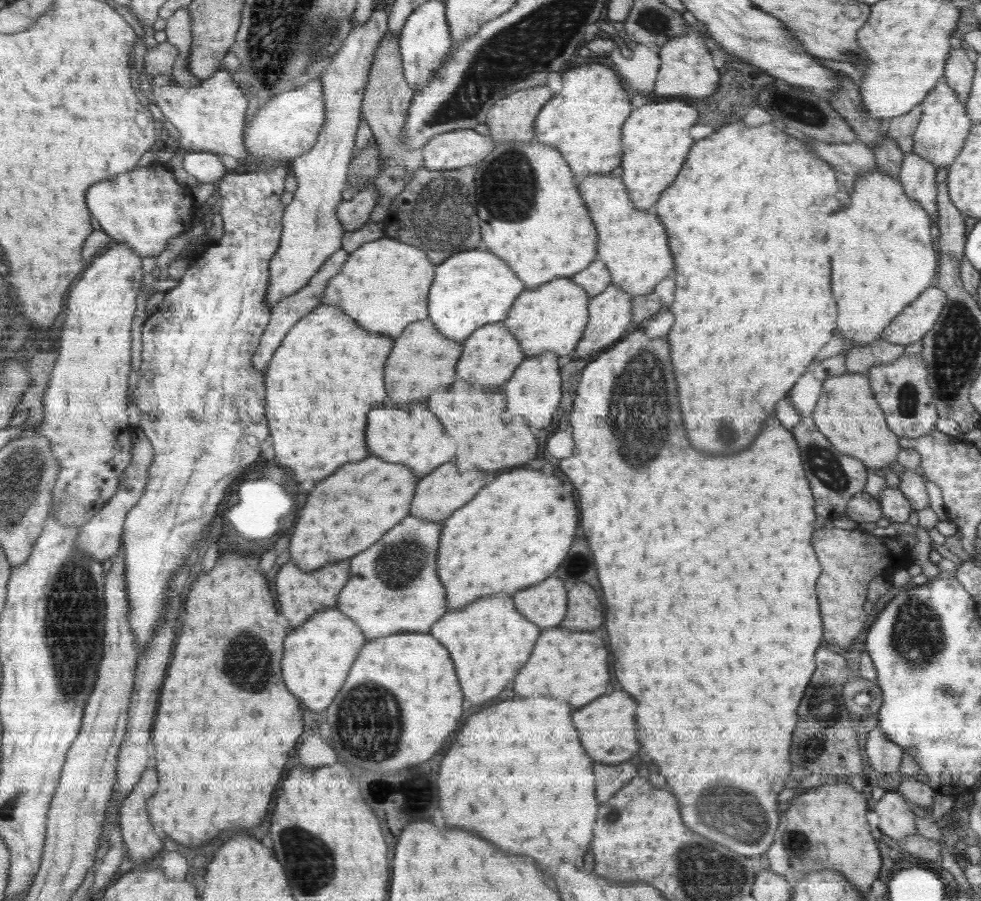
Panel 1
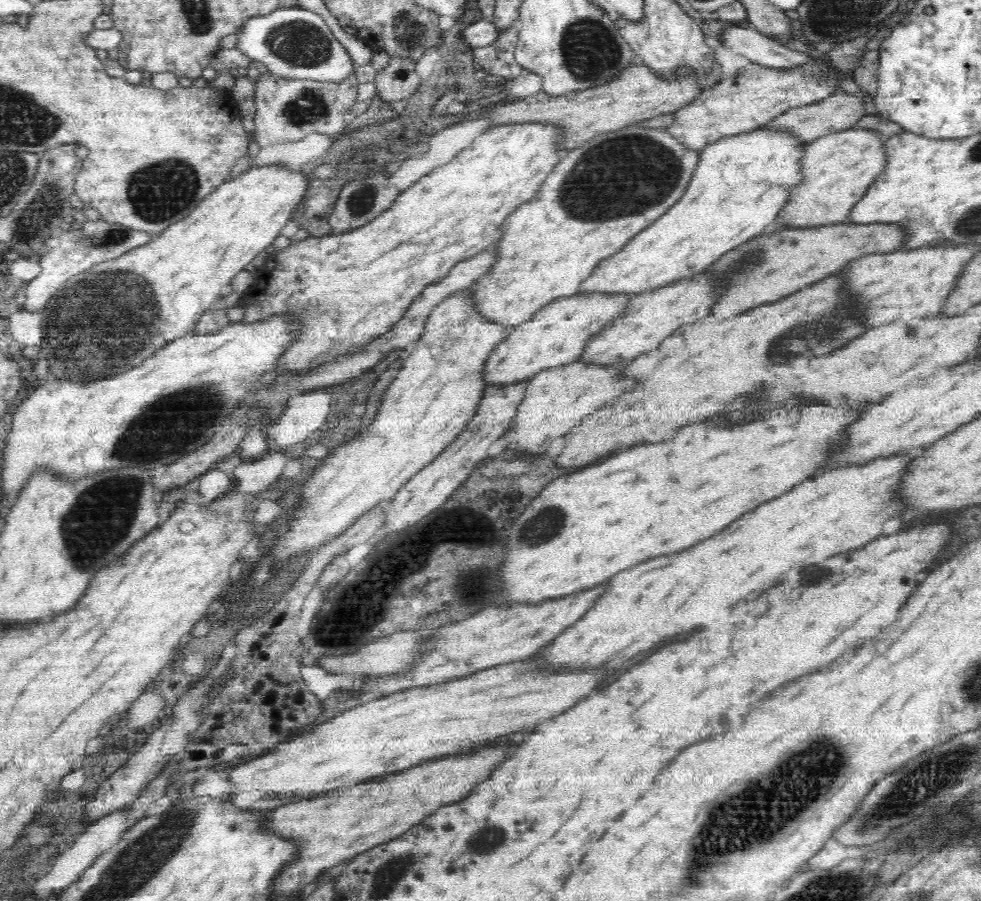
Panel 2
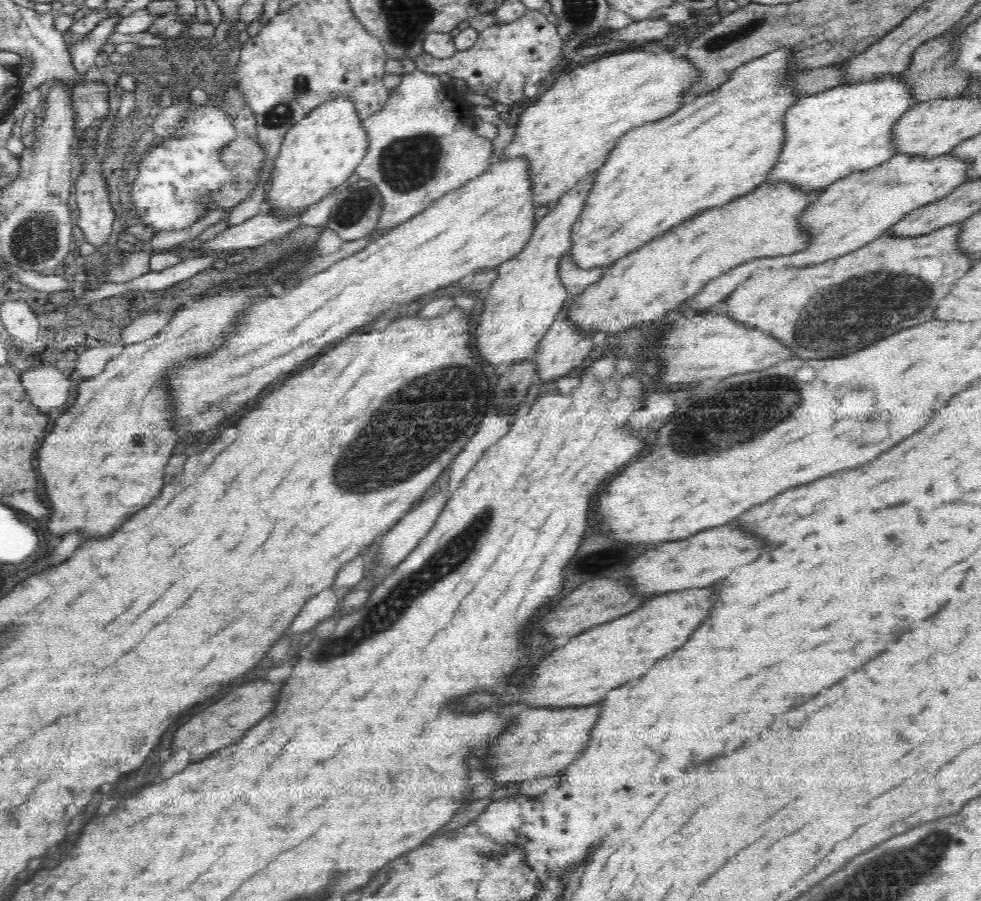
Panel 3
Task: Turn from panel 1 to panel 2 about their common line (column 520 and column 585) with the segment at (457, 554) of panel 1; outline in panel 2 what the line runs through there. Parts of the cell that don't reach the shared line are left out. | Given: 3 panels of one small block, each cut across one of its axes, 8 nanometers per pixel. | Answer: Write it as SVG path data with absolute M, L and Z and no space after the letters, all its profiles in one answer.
M812 406L812 410L804 410L804 414L800 414L800 410L792 410L792 414L768 414L768 418L760 418L760 422L752 422L752 426L740 426L740 430L716 430L710 418L708 422L700 422L700 426L680 430L672 442L632 446L632 450L606 458L600 464L556 478L538 494L510 530L506 542L508 554L502 568L502 604L535 603L582 593L646 558L679 553L710 538L758 504L778 498L813 477L830 452L824 452L828 438L836 438L840 426L854 422L858 416L860 414L840 414L840 410Z

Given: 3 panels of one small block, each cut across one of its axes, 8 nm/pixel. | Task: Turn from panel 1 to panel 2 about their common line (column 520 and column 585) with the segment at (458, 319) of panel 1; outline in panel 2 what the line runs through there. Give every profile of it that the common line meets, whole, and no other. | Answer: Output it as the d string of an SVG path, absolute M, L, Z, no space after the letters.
M758 128L756 131L724 137L705 146L700 151L700 162L697 162L696 170L678 202L670 206L656 222L633 235L622 250L601 259L593 268L592 274L584 282L580 282L577 294L630 296L672 286L680 280L704 272L720 256L735 250L736 246L748 242L762 231L771 229L775 226L777 212L788 200L790 187L801 179L797 162L804 151L804 145L806 144L797 142L789 134L767 132Z

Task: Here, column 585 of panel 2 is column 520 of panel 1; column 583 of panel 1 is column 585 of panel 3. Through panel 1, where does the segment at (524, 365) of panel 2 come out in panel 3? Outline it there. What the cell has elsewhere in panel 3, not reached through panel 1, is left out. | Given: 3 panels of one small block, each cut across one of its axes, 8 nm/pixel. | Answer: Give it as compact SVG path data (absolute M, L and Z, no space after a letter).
M758 185L744 198L732 200L728 202L728 206L704 210L692 220L684 221L678 228L670 229L662 237L655 238L654 241L640 246L639 250L603 268L602 278L589 284L582 293L569 296L560 313L572 326L574 332L580 332L582 336L593 336L598 332L618 334L628 328L640 326L644 322L662 319L668 310L674 310L680 303L695 297L712 278L722 276L734 266L740 266L754 258L795 254L804 250L809 236L799 228L797 219L802 216L801 212L816 200L816 197L817 194L801 193L792 185Z

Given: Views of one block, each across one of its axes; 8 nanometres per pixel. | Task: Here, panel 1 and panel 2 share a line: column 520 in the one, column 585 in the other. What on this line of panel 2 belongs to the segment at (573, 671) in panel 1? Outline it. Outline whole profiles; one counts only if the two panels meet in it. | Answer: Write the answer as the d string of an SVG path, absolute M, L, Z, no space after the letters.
M514 661L502 666L492 667L492 669L482 670L479 673L472 673L466 678L460 678L459 681L450 681L446 684L430 685L418 689L408 689L404 692L391 694L387 698L361 703L350 710L336 714L334 718L326 721L326 724L318 724L316 728L312 728L308 732L300 732L300 736L292 738L290 742L278 743L276 747L272 747L270 754L264 754L264 756L256 758L256 760L251 760L236 766L236 768L232 768L230 782L234 782L238 786L238 792L250 792L250 790L266 790L266 792L270 792L272 790L272 794L282 794L282 796L292 792L292 794L298 794L298 796L304 796L304 798L314 798L314 796L324 794L324 792L334 790L334 788L354 786L354 784L366 782L370 778L386 777L396 774L396 772L402 772L406 768L410 769L413 766L420 765L420 762L436 759L440 754L456 754L456 746L460 746L460 742L464 742L464 738L472 738L472 742L476 742L476 746L478 746L482 740L492 740L492 738L502 736L502 734L510 734L510 732L518 732L518 730L532 730L534 726L544 722L546 718L552 718L556 714L562 714L566 708L572 708L578 700L588 696L588 692L594 690L604 678L606 678L606 670L604 670L604 674L596 674L592 670L592 674L560 674L560 678L536 678L536 674L532 674L532 670L524 670L524 664Z

